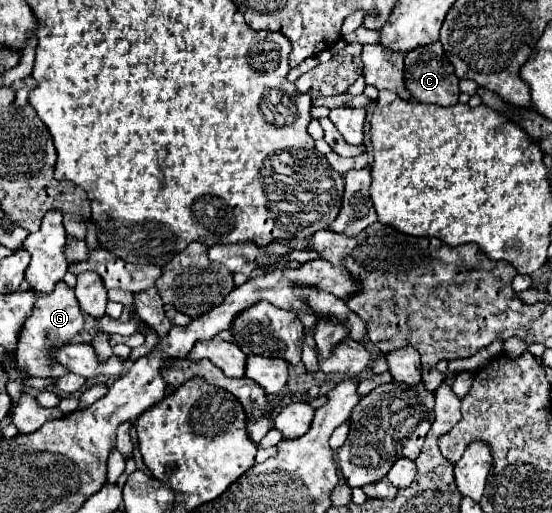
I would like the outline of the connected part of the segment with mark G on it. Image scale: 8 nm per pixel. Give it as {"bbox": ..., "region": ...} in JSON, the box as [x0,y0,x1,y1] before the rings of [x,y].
{"bbox":[17,282,83,378],"region":[[[57,282],[53,292],[49,294],[37,294],[37,292],[33,294],[35,294],[35,306],[33,314],[21,328],[17,346],[17,364],[23,370],[29,370],[31,376],[43,376],[43,378],[65,376],[69,374],[69,370],[65,370],[65,366],[61,366],[57,358],[53,358],[53,354],[57,352],[59,346],[69,344],[79,336],[79,332],[83,330],[83,312],[73,294],[73,288],[69,288],[65,282]]]}

